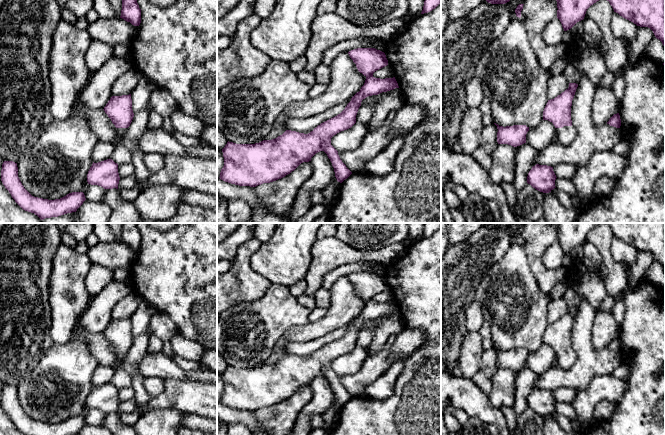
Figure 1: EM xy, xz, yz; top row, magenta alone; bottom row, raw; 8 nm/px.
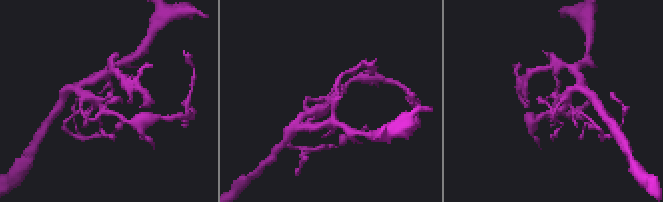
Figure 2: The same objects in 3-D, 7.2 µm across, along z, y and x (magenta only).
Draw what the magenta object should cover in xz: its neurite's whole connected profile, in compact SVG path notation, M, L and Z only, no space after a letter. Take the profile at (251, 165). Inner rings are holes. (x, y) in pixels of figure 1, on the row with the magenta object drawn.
M357 48L348 54L366 80L340 114L308 134L286 130L275 139L255 144L228 141L222 149L224 166L219 178L239 186L256 187L285 177L301 163L311 161L316 153L324 151L332 163L337 181L342 183L347 179L352 172L331 145L331 138L356 123L363 99L399 88L395 77L380 79L373 76L375 71L388 65L384 52L375 48Z

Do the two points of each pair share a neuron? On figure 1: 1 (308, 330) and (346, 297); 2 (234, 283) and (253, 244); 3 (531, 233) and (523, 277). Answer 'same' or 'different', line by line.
1: same
2: same
3: different

